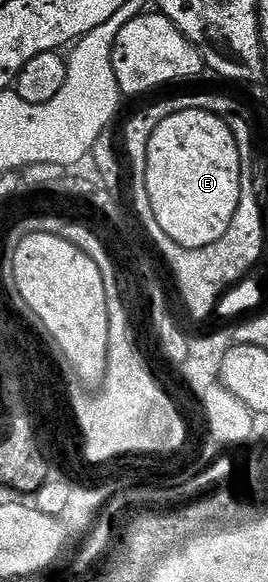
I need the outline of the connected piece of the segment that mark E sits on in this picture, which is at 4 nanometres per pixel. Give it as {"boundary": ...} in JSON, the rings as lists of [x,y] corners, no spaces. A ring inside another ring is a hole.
{"boundary":[[[187,109],[159,122],[145,151],[145,189],[147,198],[151,198],[155,222],[159,222],[163,234],[184,248],[202,248],[211,246],[211,242],[219,242],[219,238],[227,234],[227,226],[231,226],[231,218],[235,218],[235,210],[239,206],[243,179],[241,168],[243,162],[239,158],[235,138],[228,123],[217,113]]]}

